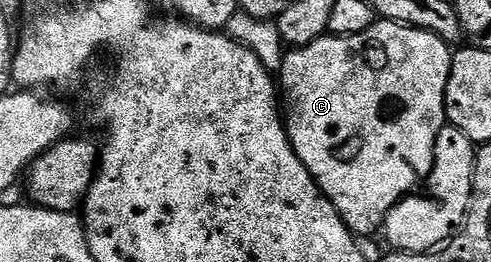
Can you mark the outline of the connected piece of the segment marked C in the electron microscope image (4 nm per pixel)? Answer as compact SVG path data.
M376 21L364 33L355 35L331 35L329 33L317 39L310 47L295 47L287 50L282 56L280 72L280 95L284 100L284 122L290 138L292 149L300 161L312 173L316 185L332 201L332 205L340 213L340 217L353 231L355 236L370 237L383 230L386 218L397 203L402 202L415 190L418 182L429 180L430 170L434 168L434 150L436 137L440 129L447 126L446 122L446 90L450 76L451 44L444 42L431 31L422 31L419 27L407 27L405 23Z

